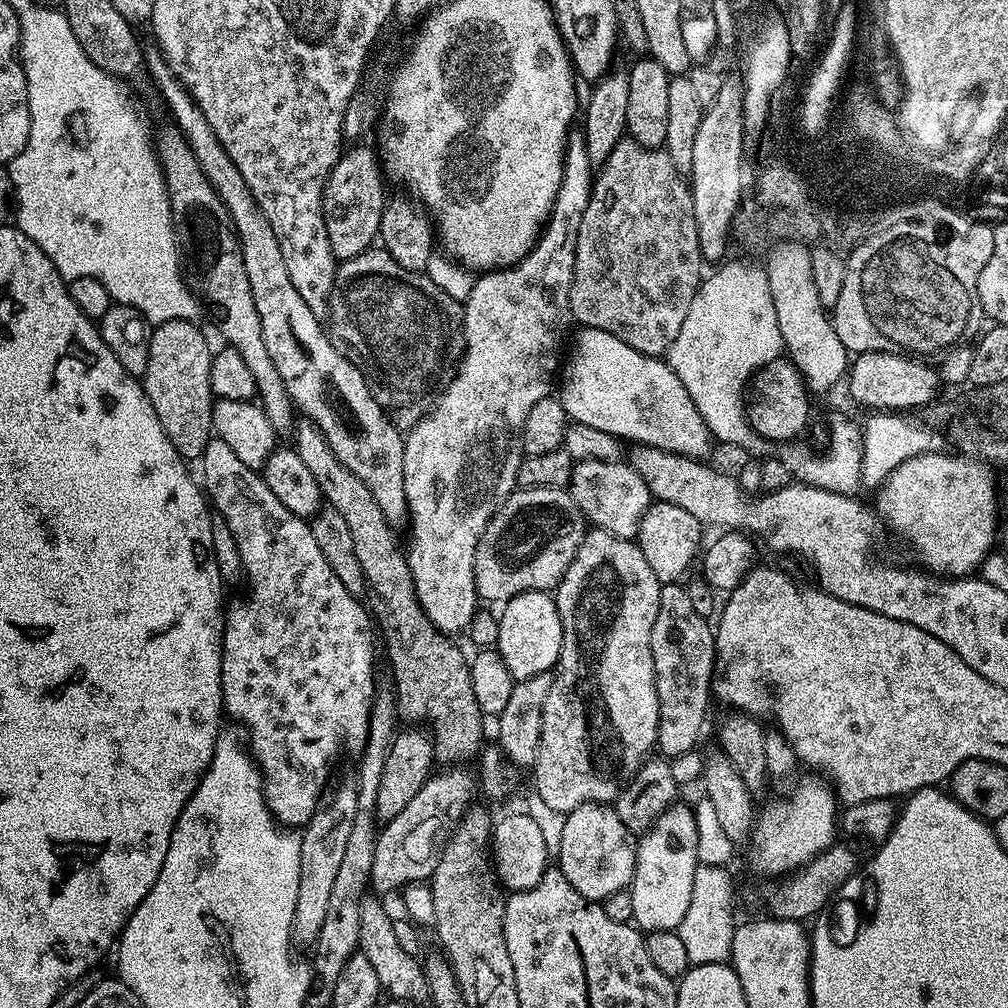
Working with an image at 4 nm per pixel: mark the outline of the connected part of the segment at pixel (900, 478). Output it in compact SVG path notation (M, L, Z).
M931 450L898 467L875 493L874 511L885 529L891 535L893 532L894 535L901 536L910 547L916 548L916 556L921 560L919 563L929 573L941 578L971 577L993 555L992 547L995 549L998 544L1002 517L1000 508L996 505L996 480L991 472L993 469L987 463L972 460L959 460L956 456L943 456L938 450Z

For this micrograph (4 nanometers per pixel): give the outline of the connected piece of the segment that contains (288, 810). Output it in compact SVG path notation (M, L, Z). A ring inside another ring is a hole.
M212 439L206 446L202 457L204 464L204 480L202 488L210 501L211 507L226 518L226 526L230 526L230 534L234 534L234 542L238 542L238 554L242 554L242 566L248 584L248 597L245 600L231 601L224 617L224 647L221 651L222 658L222 690L224 691L224 712L232 715L242 727L248 731L246 744L250 749L250 755L256 761L256 767L260 769L260 776L264 780L264 803L276 817L277 821L284 826L303 826L307 824L311 816L316 813L321 803L320 795L328 784L328 775L332 772L332 759L340 752L340 747L349 748L353 754L359 753L368 740L368 719L372 709L372 697L376 695L378 681L376 681L376 668L372 663L376 660L376 652L372 649L372 636L374 640L374 624L370 619L370 612L357 597L342 586L342 581L334 570L330 570L330 562L326 562L322 550L318 550L318 542L314 542L309 521L298 518L270 494L270 486L266 486L263 475L257 469L248 468L226 446L226 442Z

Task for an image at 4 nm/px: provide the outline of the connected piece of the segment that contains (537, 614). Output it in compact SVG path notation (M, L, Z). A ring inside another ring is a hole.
M523 592L503 605L504 613L499 613L498 642L496 648L502 652L502 662L506 662L506 670L510 670L513 681L534 678L543 672L552 672L556 661L560 658L564 631L560 615L556 609L555 599L548 592Z

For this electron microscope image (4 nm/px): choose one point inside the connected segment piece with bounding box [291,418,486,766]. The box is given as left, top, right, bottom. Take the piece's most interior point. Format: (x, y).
(431, 680)

